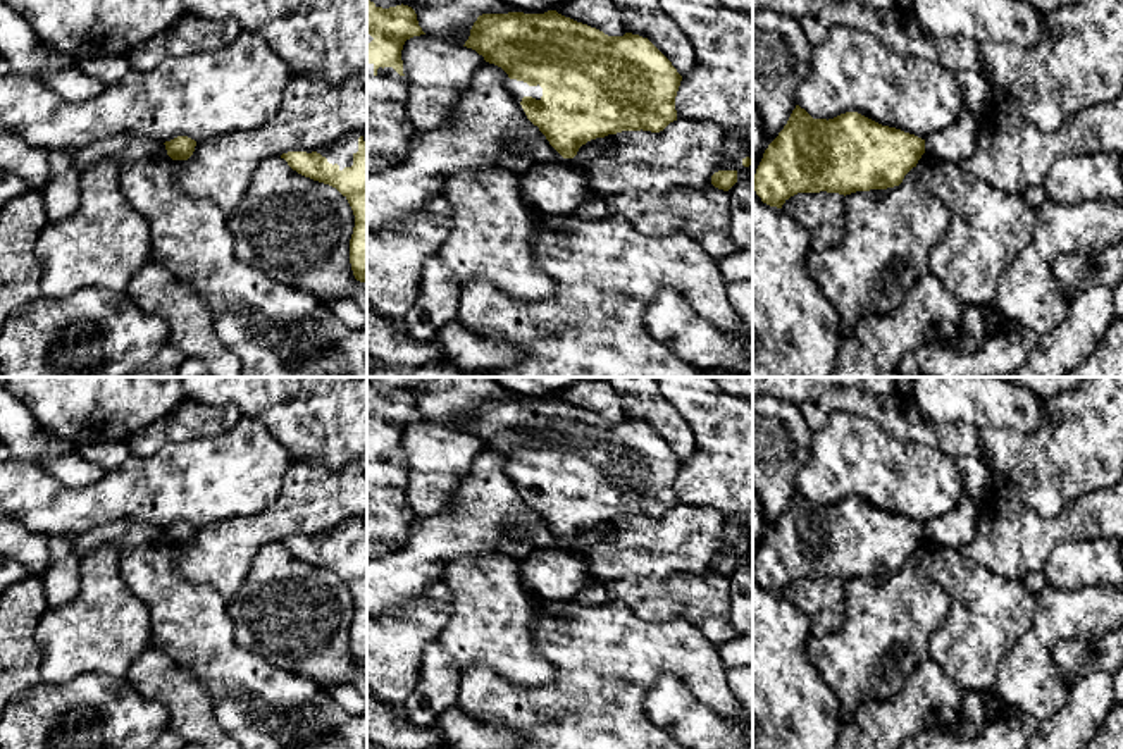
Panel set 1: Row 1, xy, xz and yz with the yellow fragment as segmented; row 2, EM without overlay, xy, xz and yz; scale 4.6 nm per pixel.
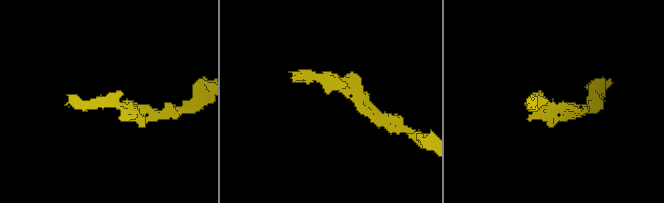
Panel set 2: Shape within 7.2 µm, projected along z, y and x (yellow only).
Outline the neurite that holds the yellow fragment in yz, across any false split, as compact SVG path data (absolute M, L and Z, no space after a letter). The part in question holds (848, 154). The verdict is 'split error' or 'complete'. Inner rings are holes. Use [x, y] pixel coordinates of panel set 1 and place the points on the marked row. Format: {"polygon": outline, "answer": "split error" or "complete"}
{"polygon": "M796 105L754 174L763 203L782 208L797 193L839 193L899 186L925 153L925 139L858 112L813 119Z", "answer": "complete"}

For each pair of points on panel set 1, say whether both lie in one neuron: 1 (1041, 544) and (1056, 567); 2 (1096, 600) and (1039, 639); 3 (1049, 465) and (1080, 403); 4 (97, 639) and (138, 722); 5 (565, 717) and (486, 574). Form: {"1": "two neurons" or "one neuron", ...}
{"1": "two neurons", "2": "one neuron", "3": "one neuron", "4": "two neurons", "5": "two neurons"}

